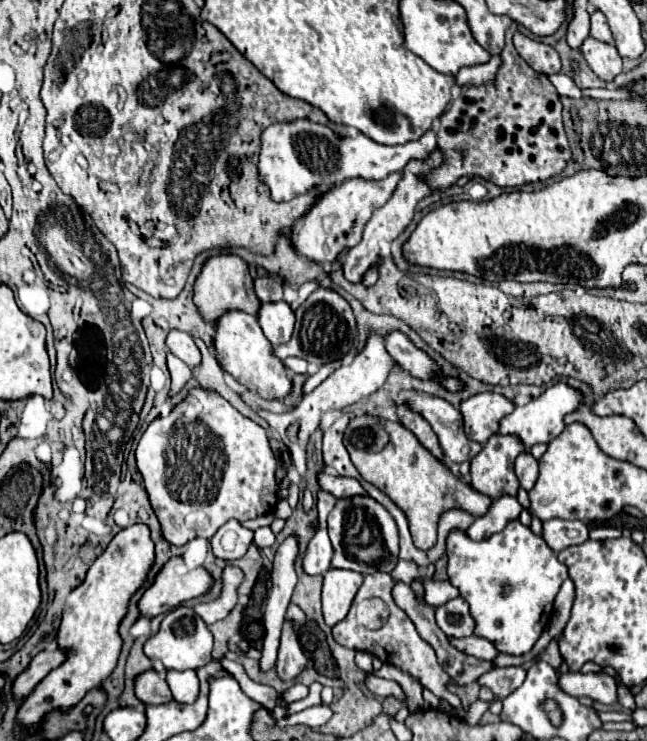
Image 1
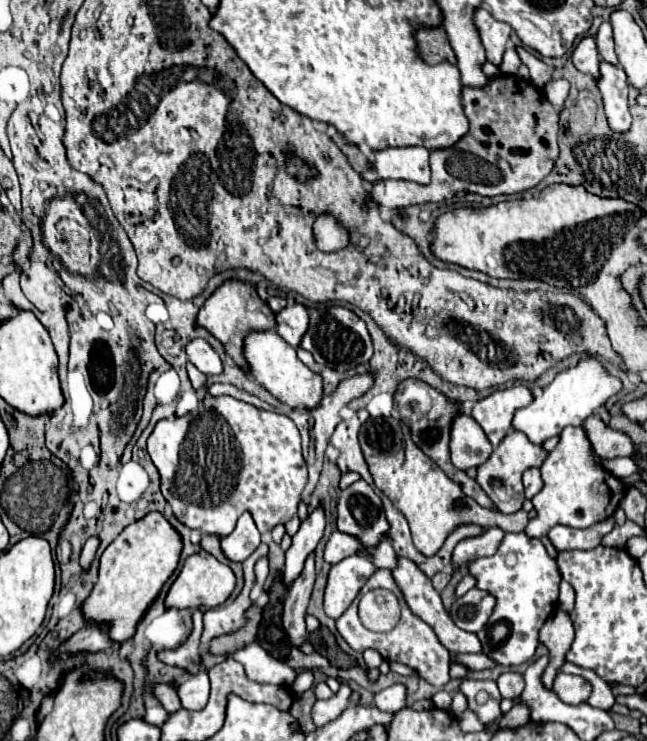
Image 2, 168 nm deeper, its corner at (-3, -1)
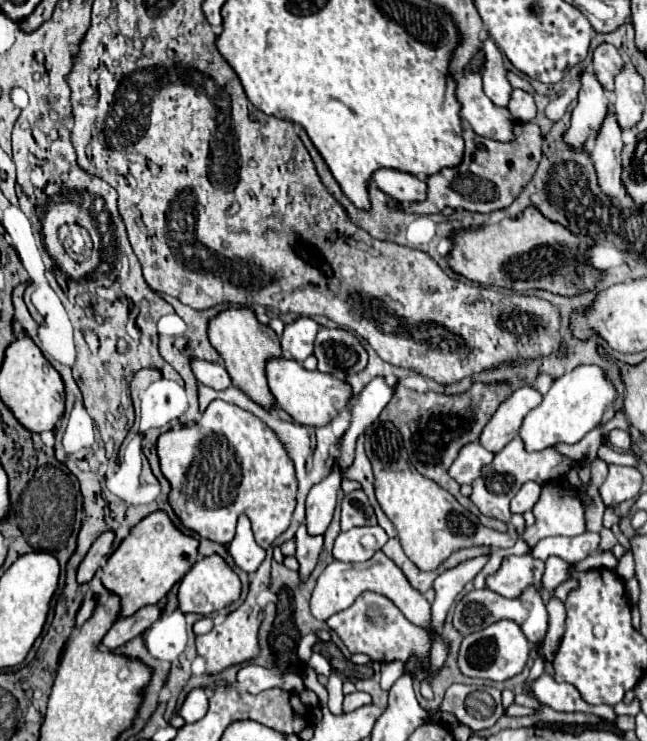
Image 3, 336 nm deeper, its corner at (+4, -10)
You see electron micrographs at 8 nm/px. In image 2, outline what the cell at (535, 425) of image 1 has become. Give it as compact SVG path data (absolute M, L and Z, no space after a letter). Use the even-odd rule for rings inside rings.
M588 357L588 359L580 361L574 369L558 373L556 379L548 387L544 387L540 397L536 397L528 407L518 409L514 413L512 427L516 431L526 433L526 437L534 445L542 445L546 439L560 435L560 431L568 425L582 427L584 419L590 417L594 409L602 407L608 401L608 397L612 397L620 389L622 389L620 379L608 375L600 361L596 361L594 357Z

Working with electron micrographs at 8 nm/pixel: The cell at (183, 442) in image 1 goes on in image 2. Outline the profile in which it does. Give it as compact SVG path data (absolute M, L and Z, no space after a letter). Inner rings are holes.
M206 395L196 411L172 421L158 421L148 437L148 455L160 473L160 489L172 507L174 517L190 529L200 529L218 537L230 535L244 511L252 515L262 535L270 533L274 525L296 515L300 493L308 481L300 449L300 433L292 419L280 413L256 409L234 397L214 399Z

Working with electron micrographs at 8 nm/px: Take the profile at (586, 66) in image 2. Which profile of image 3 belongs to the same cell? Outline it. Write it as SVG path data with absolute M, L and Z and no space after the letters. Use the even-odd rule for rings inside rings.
M589 72L581 76L579 104L571 114L571 126L563 134L563 142L571 150L583 150L591 138L597 136L609 110L609 98L597 78Z

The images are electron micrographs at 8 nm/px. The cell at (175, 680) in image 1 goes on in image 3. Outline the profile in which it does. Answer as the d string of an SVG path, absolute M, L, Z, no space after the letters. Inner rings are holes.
M195 688L195 690L189 692L189 696L183 702L179 714L183 716L183 720L187 724L193 724L207 714L207 706L209 706L209 692L203 690L203 688Z

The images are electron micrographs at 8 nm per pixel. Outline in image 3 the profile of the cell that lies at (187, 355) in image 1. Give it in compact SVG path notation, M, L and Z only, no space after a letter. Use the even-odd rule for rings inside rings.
M191 360L191 368L193 368L197 380L213 390L225 390L231 386L229 374L223 364L205 362L205 360Z

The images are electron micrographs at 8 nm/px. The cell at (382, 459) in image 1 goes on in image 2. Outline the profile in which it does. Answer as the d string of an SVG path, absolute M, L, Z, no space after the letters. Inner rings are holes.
M392 417L384 419L368 419L360 433L358 433L360 449L366 457L370 475L374 479L374 485L390 499L394 501L394 507L402 511L406 517L414 545L424 555L434 555L450 531L462 523L476 523L480 527L500 527L502 531L524 531L528 523L528 515L524 509L506 515L498 509L486 509L478 505L472 497L464 495L458 483L446 477L446 473L412 441L410 429Z

